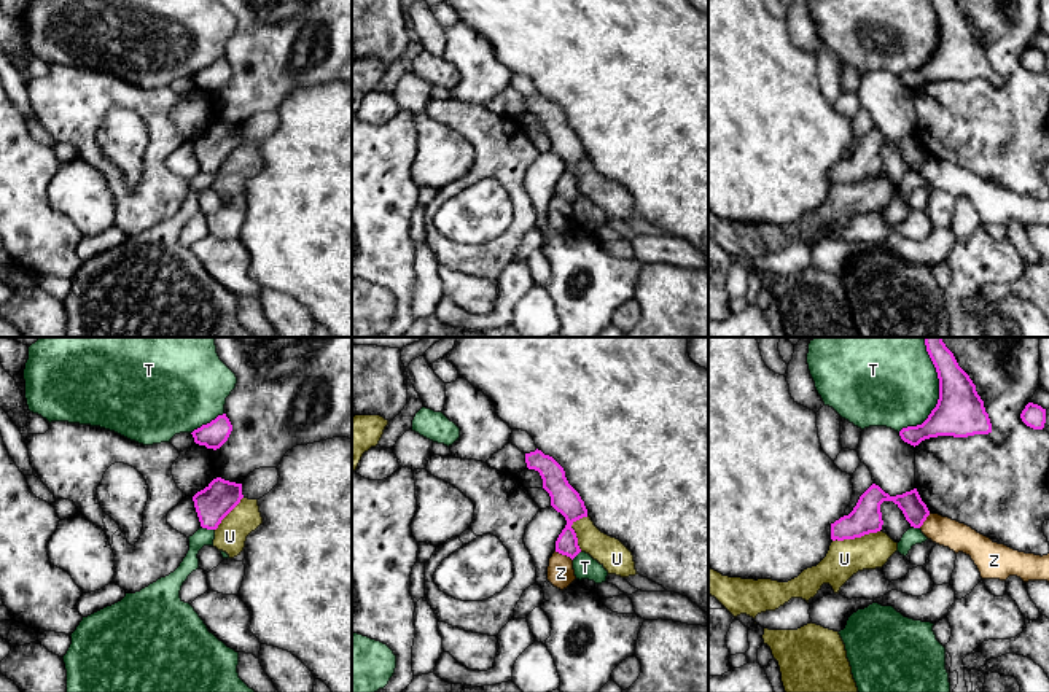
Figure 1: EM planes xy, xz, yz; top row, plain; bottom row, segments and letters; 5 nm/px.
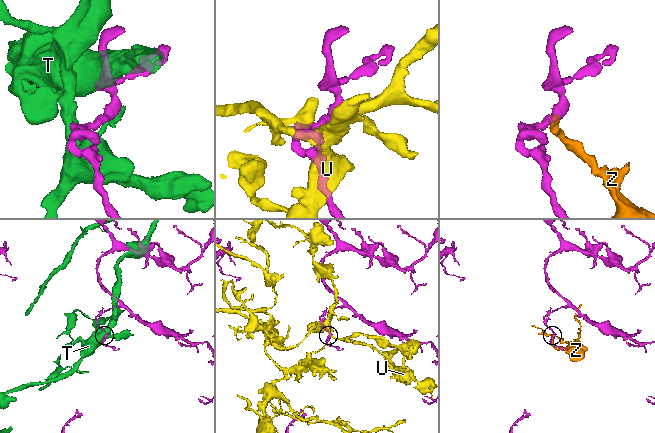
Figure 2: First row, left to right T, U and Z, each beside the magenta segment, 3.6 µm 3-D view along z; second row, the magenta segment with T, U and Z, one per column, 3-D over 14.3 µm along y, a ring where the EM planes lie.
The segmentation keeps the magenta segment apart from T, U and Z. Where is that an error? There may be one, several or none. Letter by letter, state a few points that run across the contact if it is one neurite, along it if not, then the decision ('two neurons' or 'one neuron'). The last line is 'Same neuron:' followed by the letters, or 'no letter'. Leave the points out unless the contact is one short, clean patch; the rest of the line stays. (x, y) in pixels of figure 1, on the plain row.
T: two neurons
U: two neurons
Z: line xz (554, 194), (572, 204); two neurons
Same neuron: no letter

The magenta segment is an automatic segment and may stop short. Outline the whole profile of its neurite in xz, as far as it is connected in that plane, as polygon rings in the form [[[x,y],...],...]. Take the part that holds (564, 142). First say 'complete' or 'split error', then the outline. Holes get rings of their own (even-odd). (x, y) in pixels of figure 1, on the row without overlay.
complete; [[[541,94],[525,97],[528,113],[540,116],[543,132],[551,140],[551,150],[560,156],[567,169],[556,185],[556,196],[570,200],[571,204],[581,196],[578,181],[571,169],[587,161],[587,153],[579,137],[568,127],[563,111],[549,99]]]

